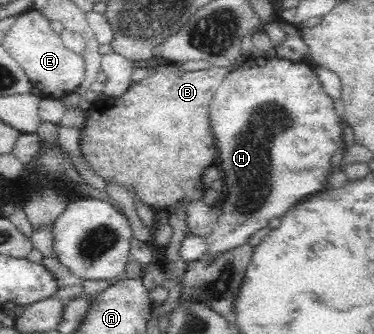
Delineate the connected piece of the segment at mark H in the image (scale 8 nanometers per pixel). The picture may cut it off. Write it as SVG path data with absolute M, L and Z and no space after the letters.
M266 55L264 57L248 56L240 65L237 65L234 70L230 70L226 74L226 77L223 77L222 83L220 83L214 93L212 93L212 99L210 99L209 104L210 125L216 141L216 147L218 147L218 159L220 159L219 170L221 172L224 171L224 173L222 173L222 191L219 192L218 199L213 204L214 207L220 207L220 210L218 214L215 215L211 232L205 236L207 249L203 258L200 260L200 262L204 264L204 268L215 264L215 261L219 260L227 251L248 244L250 237L259 229L270 225L270 219L273 217L280 218L283 213L286 213L288 209L292 209L295 204L302 202L305 198L308 198L309 195L318 193L329 186L328 179L334 170L331 165L332 155L336 153L337 149L344 147L344 140L342 139L344 120L336 114L334 99L324 89L319 75L310 61L296 61L295 59L286 59L279 55L274 55L274 57L268 57Z

